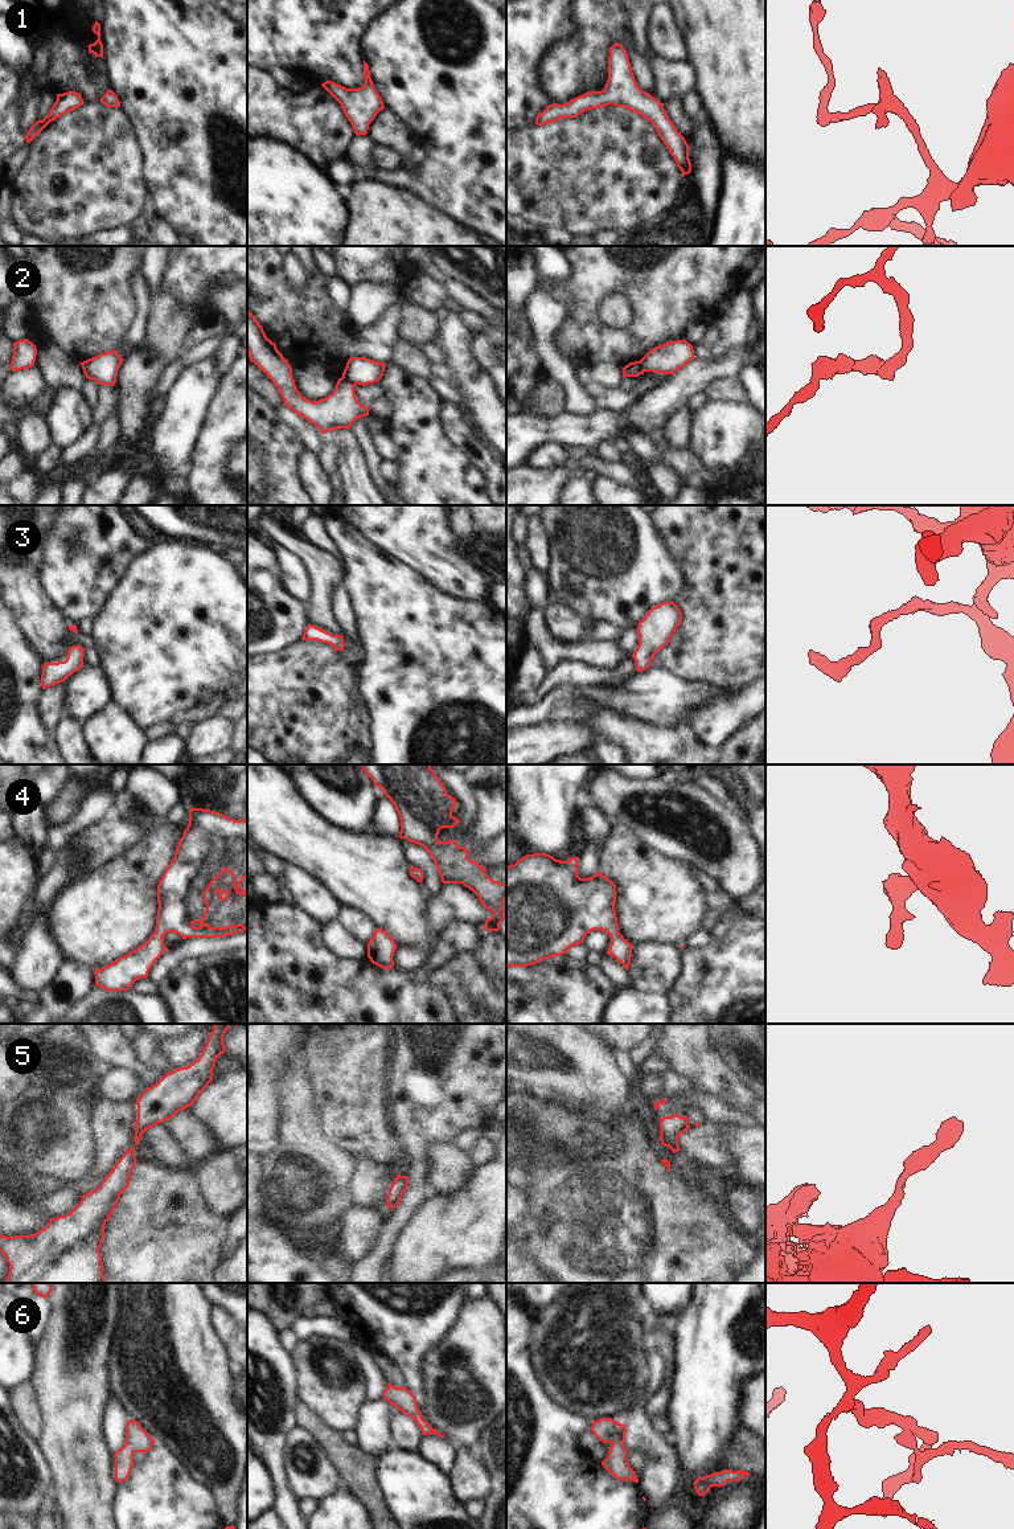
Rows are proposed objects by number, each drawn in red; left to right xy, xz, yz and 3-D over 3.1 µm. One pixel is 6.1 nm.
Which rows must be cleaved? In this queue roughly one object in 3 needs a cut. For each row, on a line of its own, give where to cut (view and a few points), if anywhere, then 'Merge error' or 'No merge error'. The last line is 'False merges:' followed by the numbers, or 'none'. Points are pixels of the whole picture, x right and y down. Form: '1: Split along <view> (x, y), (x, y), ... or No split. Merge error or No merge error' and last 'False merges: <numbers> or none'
1: No split. No merge error
2: Split along xz (341, 377), (354, 385). Merge error
3: No split. No merge error
4: No split. No merge error
5: No split. No merge error
6: No split. No merge error
False merges: 2.

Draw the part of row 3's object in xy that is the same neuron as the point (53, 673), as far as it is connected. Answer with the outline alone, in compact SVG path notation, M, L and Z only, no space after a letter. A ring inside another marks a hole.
M73 645L67 651L67 657L65 661L44 663L41 675L42 689L65 681L69 676L71 676L74 672L82 668L83 652L83 647Z

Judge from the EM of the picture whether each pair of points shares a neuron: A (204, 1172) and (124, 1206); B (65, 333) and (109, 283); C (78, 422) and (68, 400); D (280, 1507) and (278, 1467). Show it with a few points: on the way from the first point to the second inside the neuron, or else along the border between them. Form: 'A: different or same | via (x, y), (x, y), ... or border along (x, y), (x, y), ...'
A: different | border along (194, 1168), (202, 1195), (209, 1204)
B: same | via (77, 322), (98, 295)
C: same | via (73, 417), (68, 412), (68, 405)
D: same | via (282, 1497), (279, 1476)

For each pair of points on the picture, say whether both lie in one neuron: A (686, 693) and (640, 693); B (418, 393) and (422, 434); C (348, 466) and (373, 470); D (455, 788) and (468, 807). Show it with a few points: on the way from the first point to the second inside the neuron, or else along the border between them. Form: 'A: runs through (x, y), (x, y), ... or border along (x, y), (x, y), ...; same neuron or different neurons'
A: runs through (674, 693), (652, 693); same neuron
B: runs through (418, 404), (418, 423); same neuron
C: border along (354, 439), (362, 455), (370, 483), (378, 491); different neurons
D: runs through (455, 792), (464, 803); same neuron

